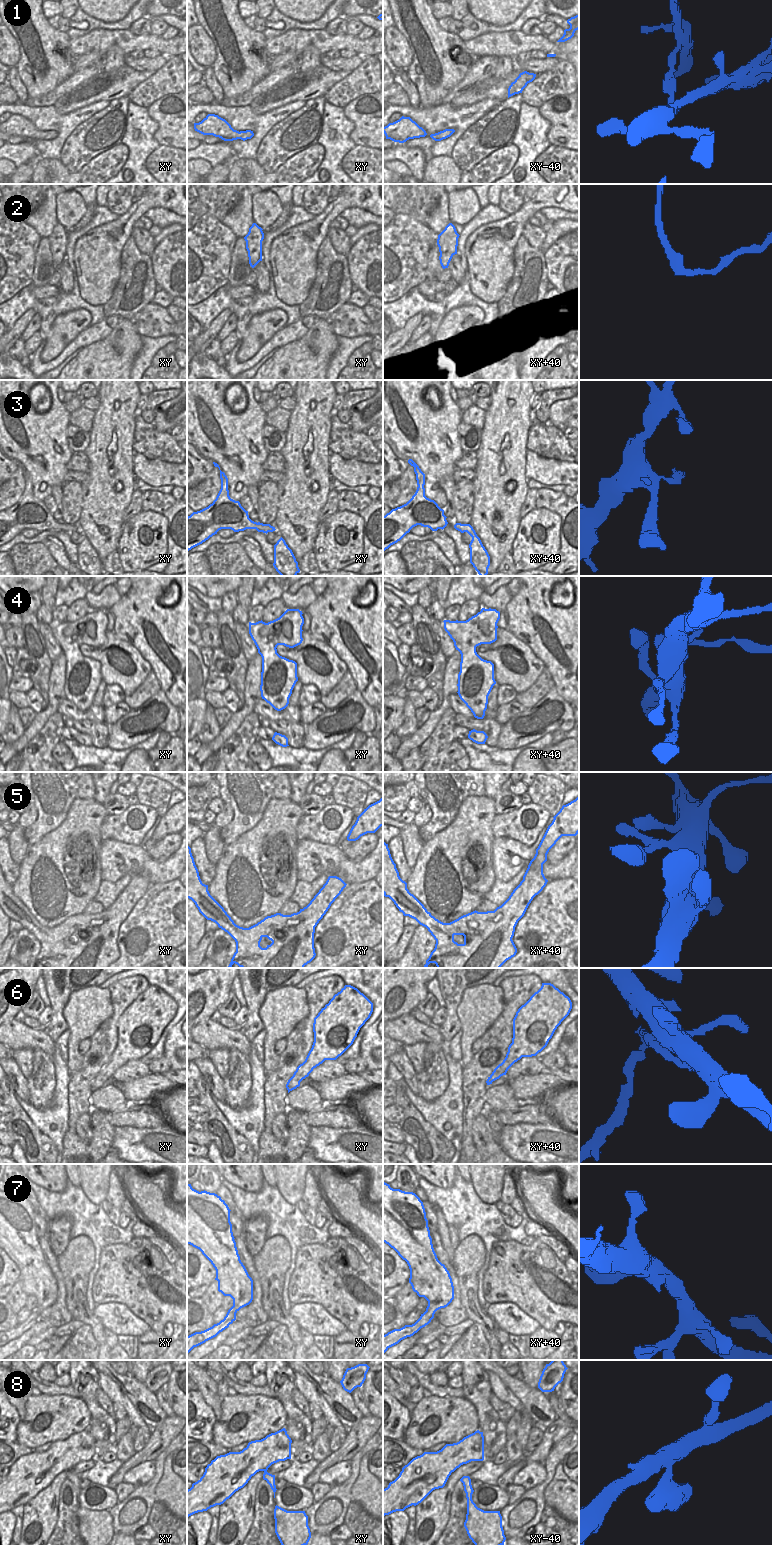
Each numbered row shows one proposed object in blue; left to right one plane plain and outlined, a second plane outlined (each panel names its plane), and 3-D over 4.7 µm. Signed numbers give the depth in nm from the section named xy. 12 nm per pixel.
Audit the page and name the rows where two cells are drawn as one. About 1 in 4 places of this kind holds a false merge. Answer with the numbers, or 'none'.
1, 2, 6

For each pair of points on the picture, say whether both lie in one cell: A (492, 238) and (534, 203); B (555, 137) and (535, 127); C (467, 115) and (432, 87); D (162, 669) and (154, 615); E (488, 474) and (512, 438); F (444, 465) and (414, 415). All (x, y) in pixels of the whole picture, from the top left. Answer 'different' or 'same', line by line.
A: same
B: different
C: different
D: same
E: same
F: same

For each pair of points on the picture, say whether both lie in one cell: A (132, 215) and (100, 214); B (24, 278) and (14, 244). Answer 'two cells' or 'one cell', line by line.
A: two cells
B: one cell

